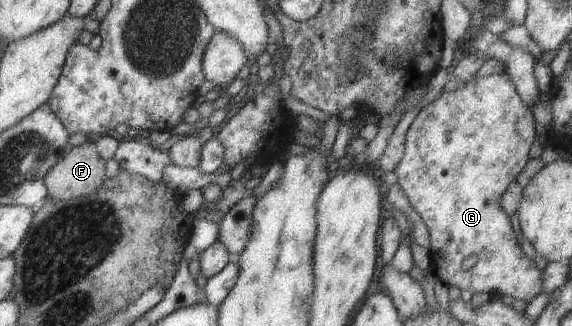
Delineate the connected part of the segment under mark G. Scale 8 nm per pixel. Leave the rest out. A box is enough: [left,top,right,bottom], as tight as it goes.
[393,72,543,303]

